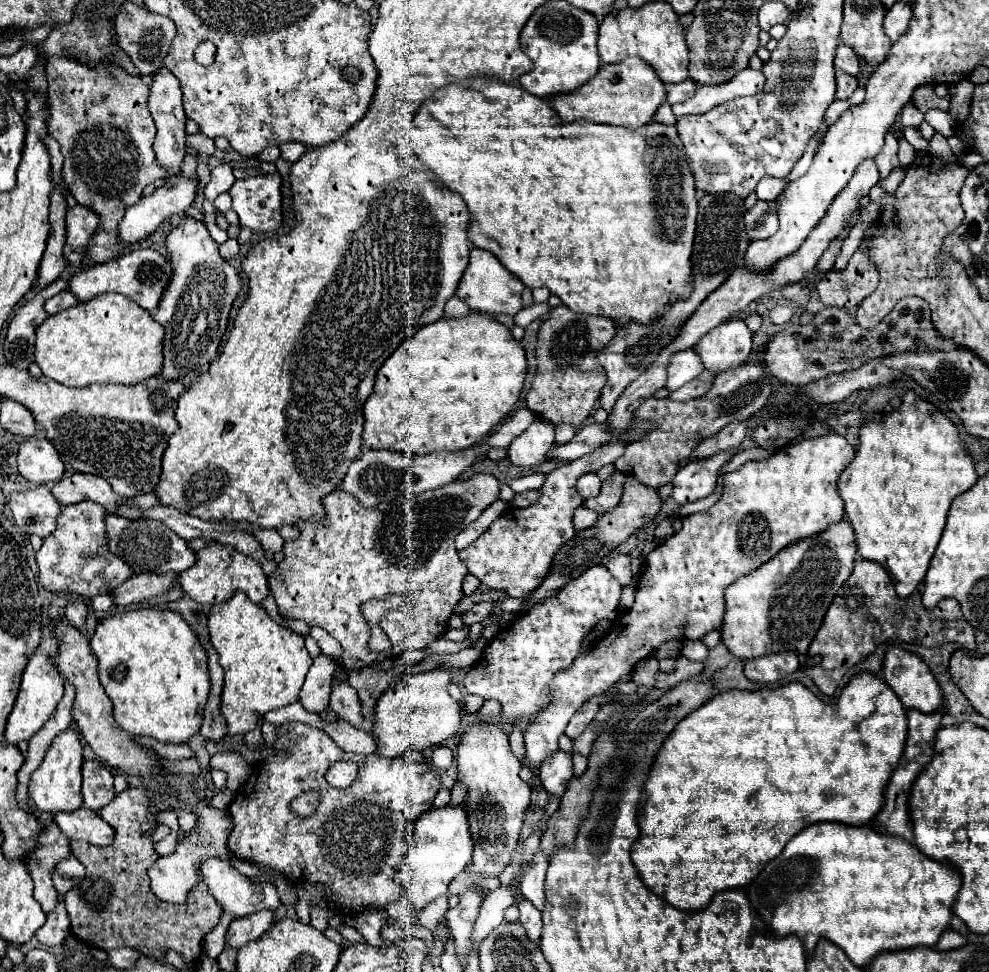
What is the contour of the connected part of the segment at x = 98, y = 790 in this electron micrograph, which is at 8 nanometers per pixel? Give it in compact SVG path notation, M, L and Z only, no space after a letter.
M84 760L82 764L82 796L84 796L84 806L88 810L100 810L108 802L112 802L114 790L112 774L106 766L102 766L96 760Z

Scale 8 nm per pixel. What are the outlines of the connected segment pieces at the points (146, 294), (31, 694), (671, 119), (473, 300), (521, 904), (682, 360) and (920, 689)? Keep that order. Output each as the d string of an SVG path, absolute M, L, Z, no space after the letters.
M134 248L110 262L92 264L92 266L78 270L68 280L68 290L82 302L86 302L98 294L104 294L104 292L118 292L118 294L128 296L138 306L146 308L148 312L154 312L158 306L162 288L168 284L168 278L170 278L170 268L166 264L166 258L160 252L156 252L152 248Z
M36 652L24 668L20 692L18 692L14 710L10 714L10 724L6 726L6 740L10 744L30 740L44 726L44 722L50 718L50 714L56 710L62 694L64 694L64 680L60 678L54 662L48 660L48 656L44 656L42 652Z
M664 102L664 104L658 108L658 112L654 114L652 120L664 122L664 124L674 124L674 122L676 122L676 116L674 116L674 112L672 112L672 106L670 106L668 102Z
M472 248L470 250L470 264L464 270L456 296L462 298L472 310L476 312L488 312L488 314L518 314L522 310L522 290L526 286L518 276L512 276L492 252L482 250L482 248Z
M522 898L516 902L518 910L520 910L520 922L528 932L528 938L538 942L540 940L540 932L542 932L542 920L540 920L540 910L534 908L534 904L528 898Z
M682 350L672 354L672 360L668 364L668 380L666 388L668 390L678 390L686 382L690 382L694 376L702 372L702 362L692 350Z
M888 648L882 662L882 674L906 708L934 712L942 708L942 692L926 662L902 648Z

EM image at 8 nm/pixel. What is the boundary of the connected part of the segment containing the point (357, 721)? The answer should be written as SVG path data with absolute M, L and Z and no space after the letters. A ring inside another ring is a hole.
M334 682L332 684L332 694L330 694L330 708L346 722L370 732L372 730L372 722L366 722L362 718L362 708L360 708L360 700L356 690L346 684L346 682Z

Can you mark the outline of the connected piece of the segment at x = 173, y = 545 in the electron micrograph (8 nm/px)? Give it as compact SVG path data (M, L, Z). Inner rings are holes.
M116 514L106 516L106 540L110 550L120 556L136 574L140 572L154 572L154 574L166 574L166 572L184 572L196 562L194 552L186 546L186 540L182 540L176 532L164 528L156 520L128 520L120 518Z

